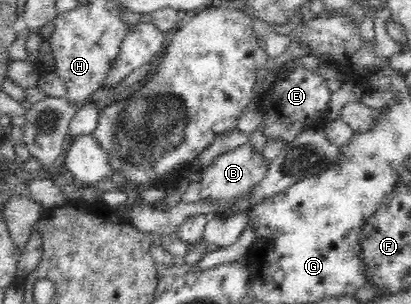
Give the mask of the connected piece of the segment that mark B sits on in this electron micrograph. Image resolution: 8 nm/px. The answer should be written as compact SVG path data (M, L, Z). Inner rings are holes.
M246 142L229 152L224 152L215 158L209 166L200 169L200 179L190 181L181 201L196 203L200 199L217 199L217 203L234 203L234 199L242 199L254 185L258 185L266 171L269 163L262 157L263 152L257 151L250 142Z

